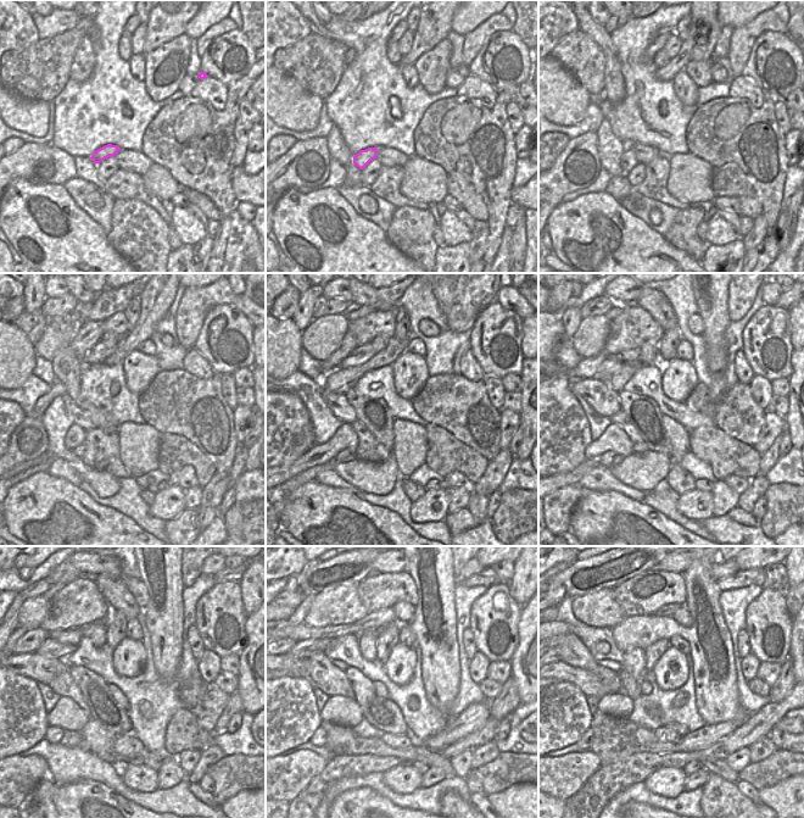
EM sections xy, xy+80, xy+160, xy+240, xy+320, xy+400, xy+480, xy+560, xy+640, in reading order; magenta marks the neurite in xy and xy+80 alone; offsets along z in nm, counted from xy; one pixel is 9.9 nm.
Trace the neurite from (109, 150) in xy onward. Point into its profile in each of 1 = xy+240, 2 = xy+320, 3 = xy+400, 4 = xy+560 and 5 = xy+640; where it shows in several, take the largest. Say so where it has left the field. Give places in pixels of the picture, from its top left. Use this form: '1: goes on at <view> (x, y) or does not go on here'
1: goes on at xy+240 (76, 435)
2: goes on at xy+320 (345, 437)
3: goes on at xy+400 (614, 439)
4: goes on at xy+560 (339, 710)
5: goes on at xy+640 (620, 705)

